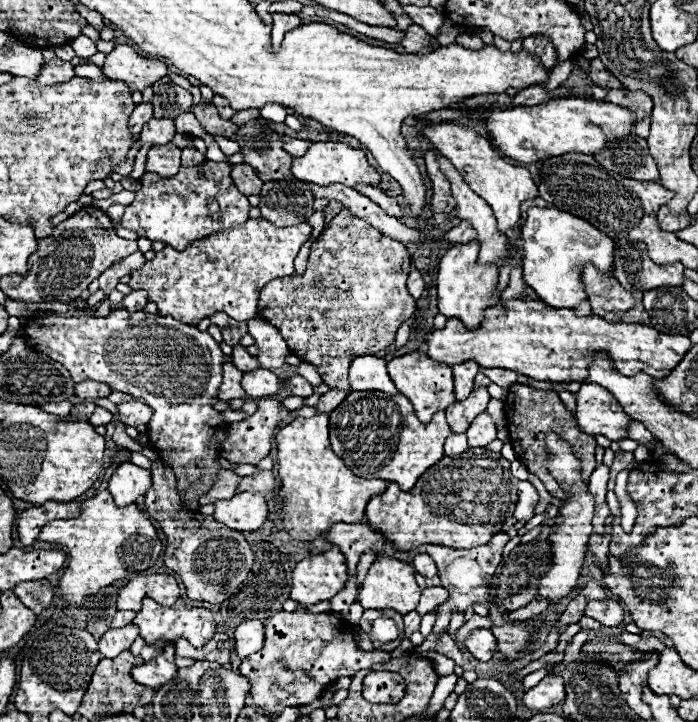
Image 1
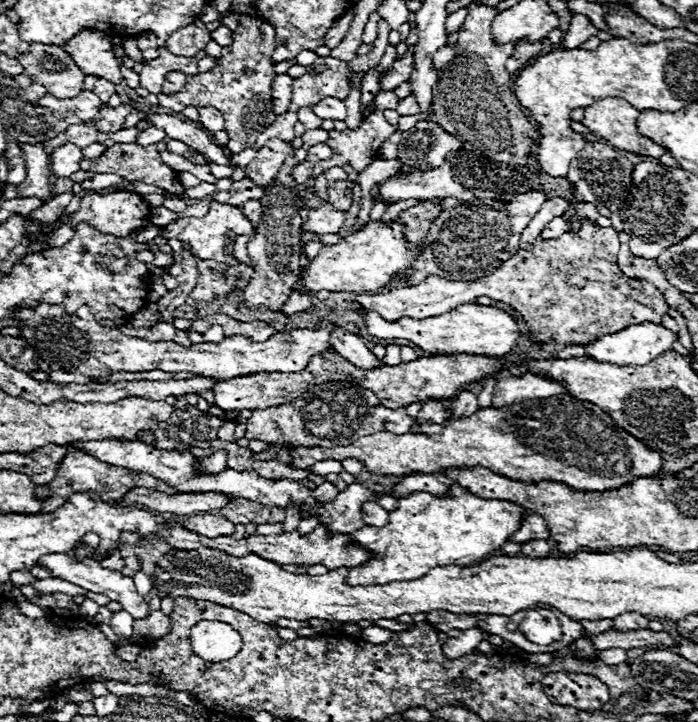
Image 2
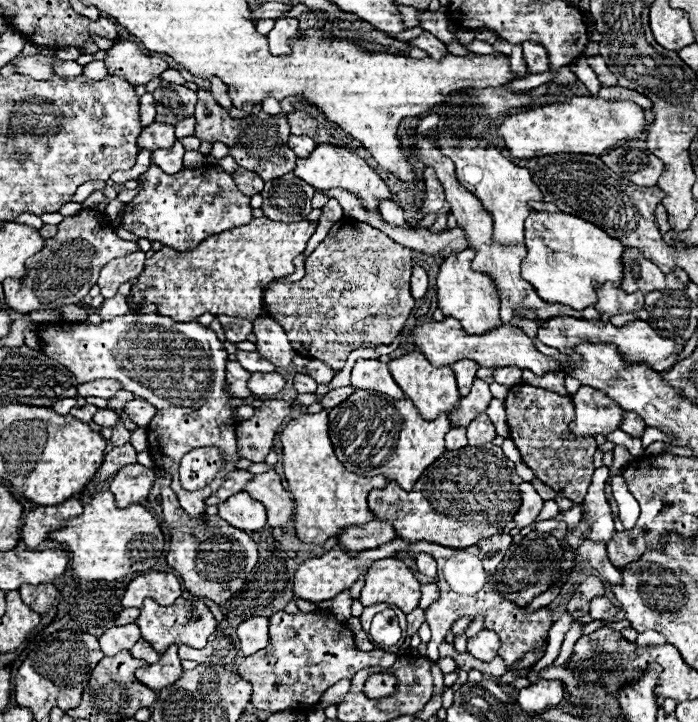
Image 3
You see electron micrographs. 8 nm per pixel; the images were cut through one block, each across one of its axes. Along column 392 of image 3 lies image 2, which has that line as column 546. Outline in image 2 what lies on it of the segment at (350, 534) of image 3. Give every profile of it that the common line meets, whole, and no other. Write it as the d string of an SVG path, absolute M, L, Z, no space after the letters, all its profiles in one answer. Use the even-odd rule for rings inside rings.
M528 512L526 520L522 520L518 532L510 538L510 542L528 542L528 540L548 540L550 534L548 534L548 528L546 528L546 522L538 516L538 514L532 514Z

